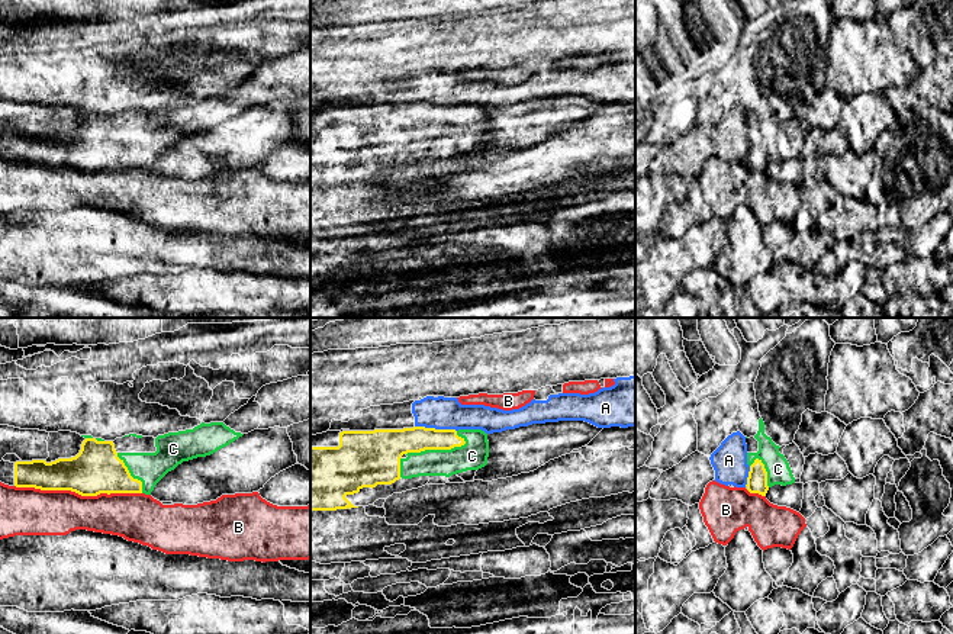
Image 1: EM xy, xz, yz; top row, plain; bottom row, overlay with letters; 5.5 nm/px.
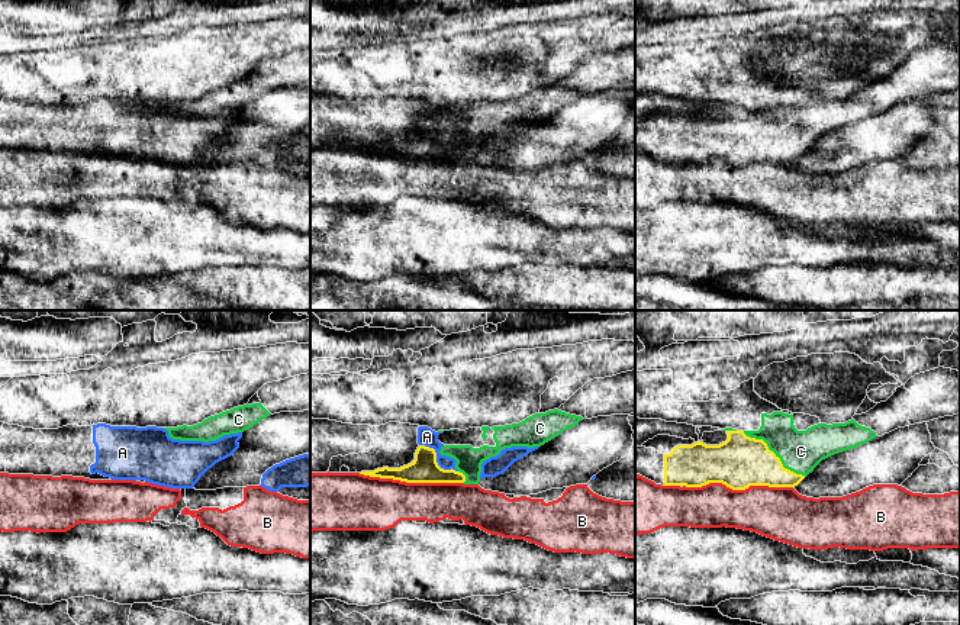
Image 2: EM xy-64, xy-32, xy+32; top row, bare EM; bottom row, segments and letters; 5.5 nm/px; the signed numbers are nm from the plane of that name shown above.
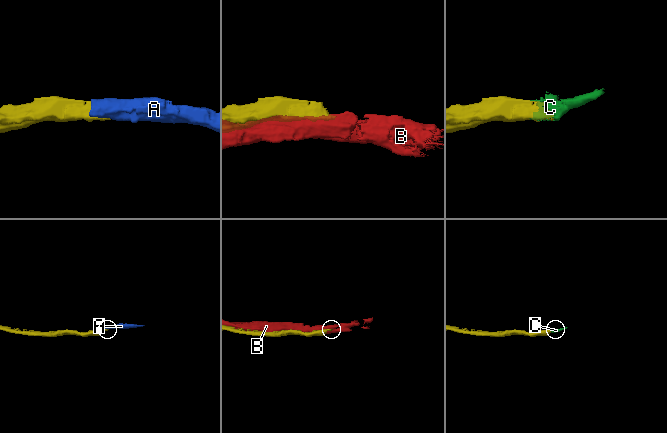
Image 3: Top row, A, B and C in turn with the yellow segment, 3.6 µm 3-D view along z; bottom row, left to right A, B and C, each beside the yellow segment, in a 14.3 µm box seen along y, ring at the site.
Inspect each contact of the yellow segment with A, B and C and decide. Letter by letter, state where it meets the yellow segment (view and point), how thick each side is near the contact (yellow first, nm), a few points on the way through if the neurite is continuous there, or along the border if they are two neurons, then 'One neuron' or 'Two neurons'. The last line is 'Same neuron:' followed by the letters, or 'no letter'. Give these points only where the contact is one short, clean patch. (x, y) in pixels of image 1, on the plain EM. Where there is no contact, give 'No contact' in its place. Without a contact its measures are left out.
A: Touches yellow at xz (434, 103). Thickness 170 nm (yellow) against 180 nm. Two neurons
B: Touches yellow at xy (79, 169). Thickness 280 nm (yellow) against 260 nm. Two neurons
C: Touches yellow at xz (435, 124). Thickness 180 nm (yellow) against 160 nm. One neuron
Same neuron: C

